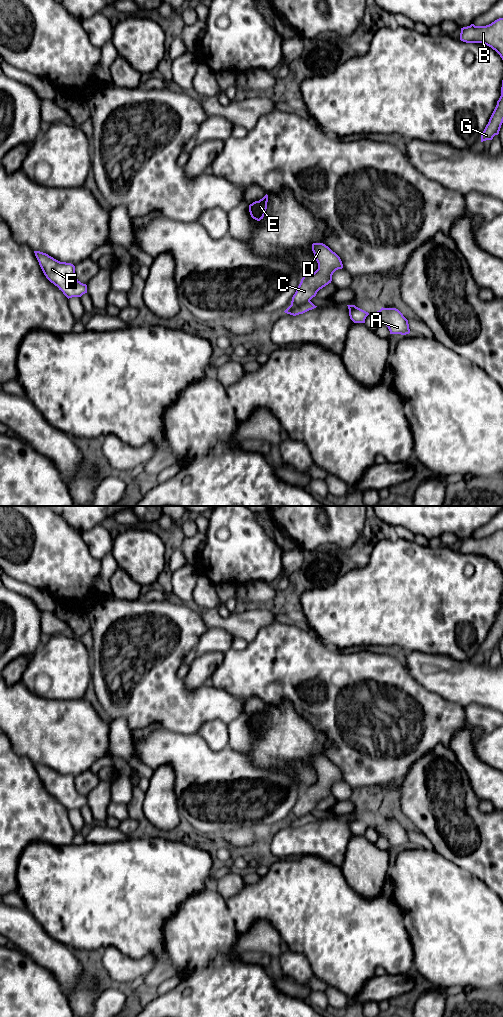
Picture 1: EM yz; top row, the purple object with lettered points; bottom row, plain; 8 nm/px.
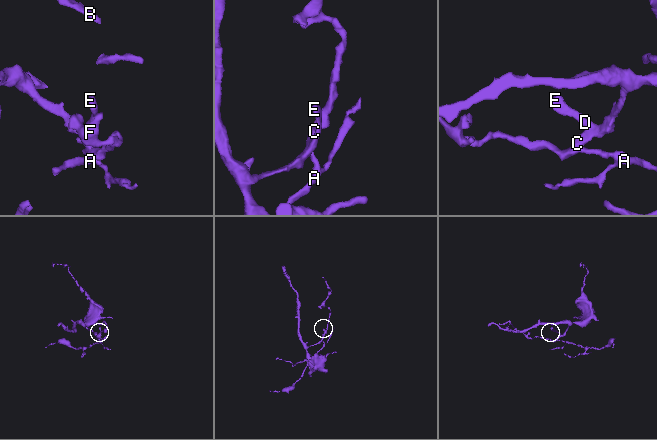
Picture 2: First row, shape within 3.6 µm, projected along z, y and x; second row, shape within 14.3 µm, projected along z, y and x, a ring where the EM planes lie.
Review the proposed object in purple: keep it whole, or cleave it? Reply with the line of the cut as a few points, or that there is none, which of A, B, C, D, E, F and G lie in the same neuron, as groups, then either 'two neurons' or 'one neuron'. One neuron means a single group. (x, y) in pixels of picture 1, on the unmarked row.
yz (309, 812), (300, 816), (291, 816) | A F / B C D E G | two neurons

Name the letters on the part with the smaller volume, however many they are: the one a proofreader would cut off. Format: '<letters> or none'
A, F

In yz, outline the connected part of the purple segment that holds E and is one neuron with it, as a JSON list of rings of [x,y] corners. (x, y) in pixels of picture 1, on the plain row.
[[[266,706],[259,713],[255,713],[249,717],[249,724],[253,731],[260,733],[263,731],[267,721],[268,707]]]

